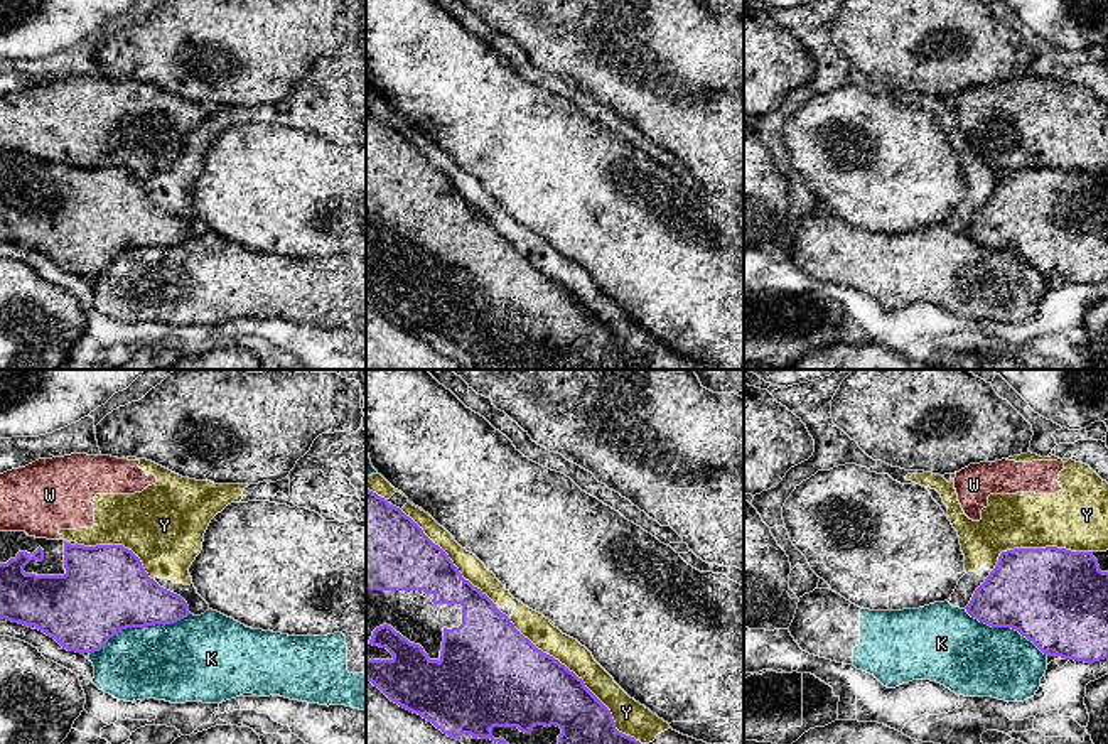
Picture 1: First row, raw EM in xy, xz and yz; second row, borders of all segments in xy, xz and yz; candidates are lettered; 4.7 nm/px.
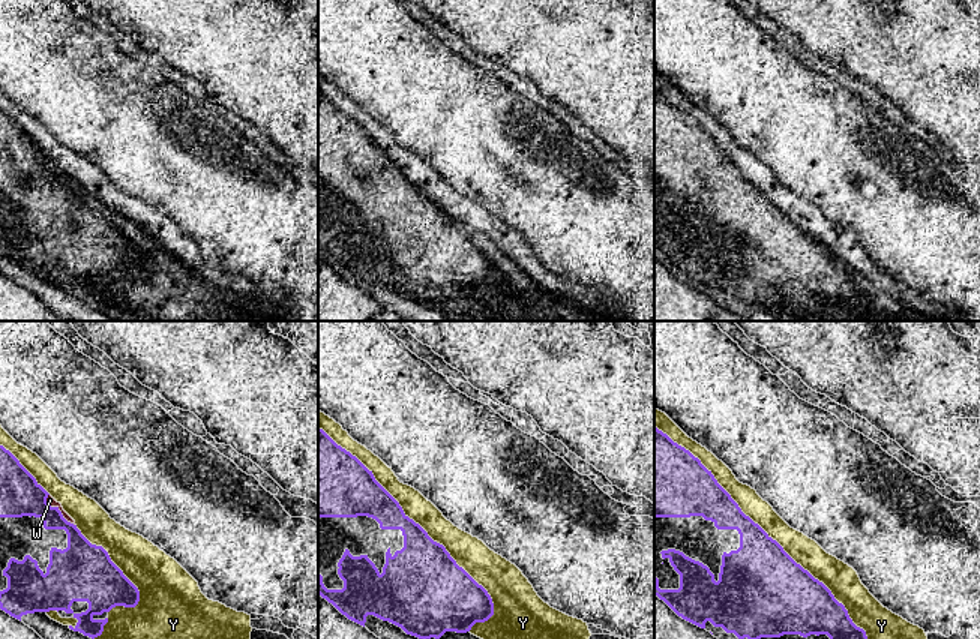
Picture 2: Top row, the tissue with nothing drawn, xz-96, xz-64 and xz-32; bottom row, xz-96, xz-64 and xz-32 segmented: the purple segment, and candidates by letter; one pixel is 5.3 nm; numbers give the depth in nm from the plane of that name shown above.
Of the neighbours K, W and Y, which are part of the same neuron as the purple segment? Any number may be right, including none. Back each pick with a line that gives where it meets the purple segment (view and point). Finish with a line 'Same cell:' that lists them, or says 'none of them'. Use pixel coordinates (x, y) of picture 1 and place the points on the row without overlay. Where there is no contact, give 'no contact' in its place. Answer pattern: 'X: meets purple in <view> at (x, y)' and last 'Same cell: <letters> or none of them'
Same cell: none of them

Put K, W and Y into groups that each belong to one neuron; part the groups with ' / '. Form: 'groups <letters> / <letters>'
groups K / W Y

